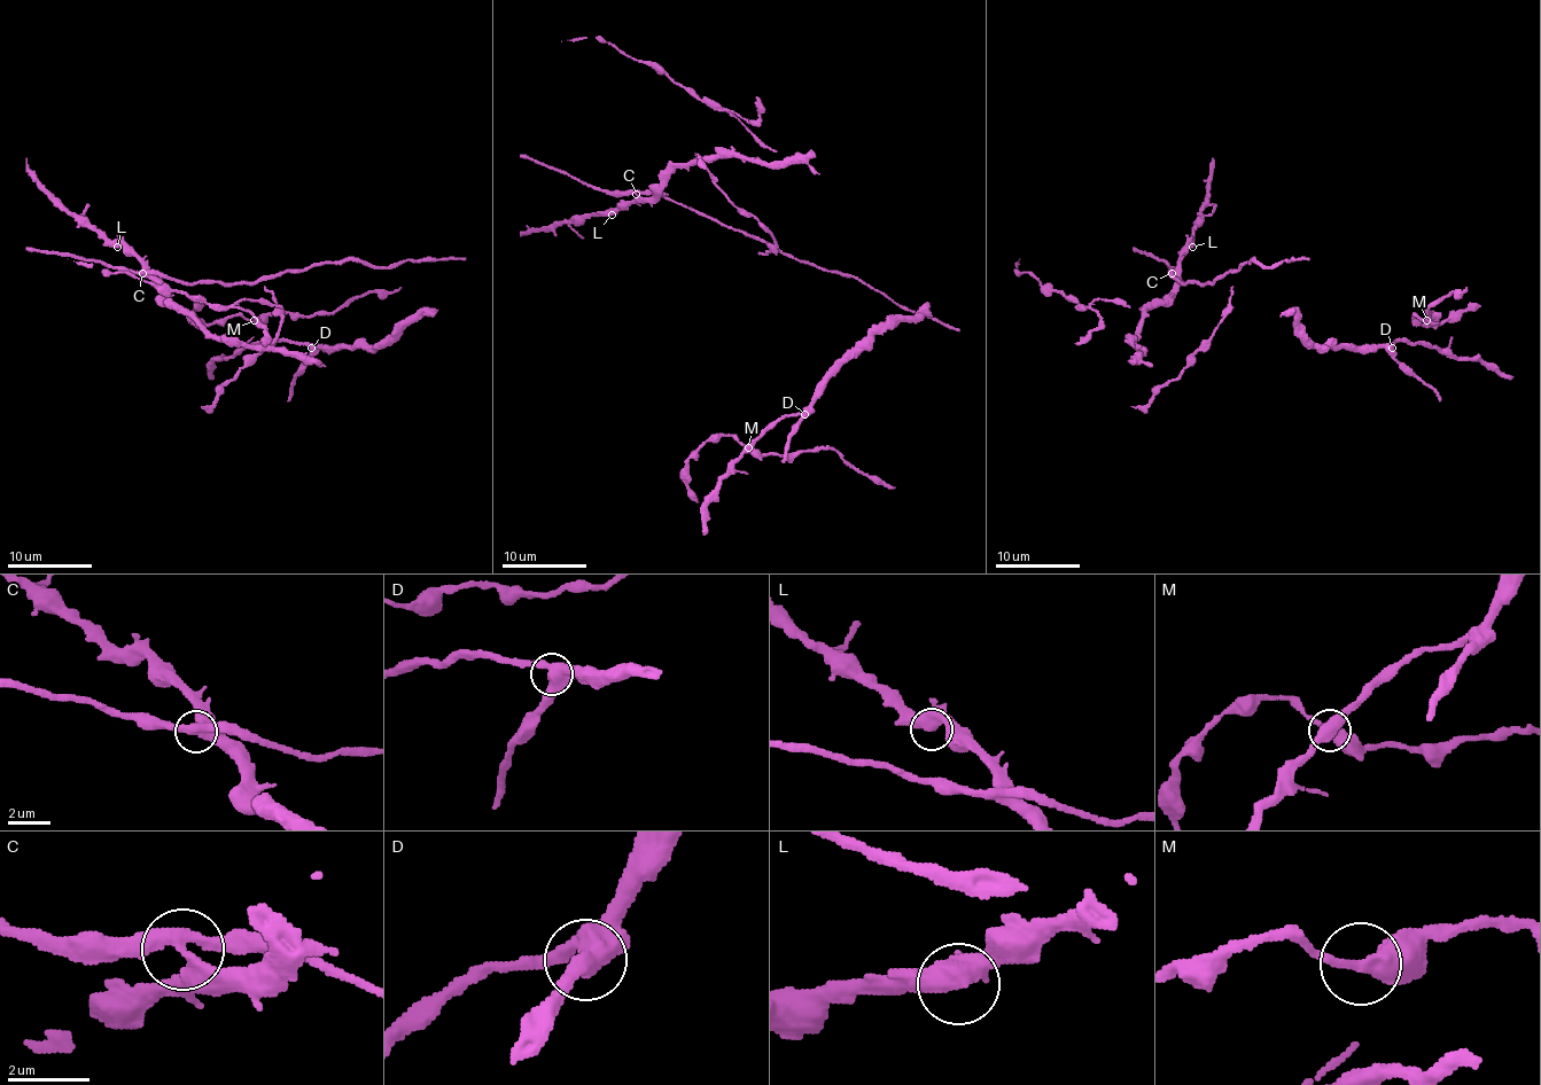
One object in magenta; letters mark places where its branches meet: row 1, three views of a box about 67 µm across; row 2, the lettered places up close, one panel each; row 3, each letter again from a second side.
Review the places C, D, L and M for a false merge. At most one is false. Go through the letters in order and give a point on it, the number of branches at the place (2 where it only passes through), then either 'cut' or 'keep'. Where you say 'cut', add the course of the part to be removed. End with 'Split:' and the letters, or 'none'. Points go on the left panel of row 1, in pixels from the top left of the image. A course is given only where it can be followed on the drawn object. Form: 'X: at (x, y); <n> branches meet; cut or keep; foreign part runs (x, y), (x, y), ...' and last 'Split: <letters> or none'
C: at (142, 273); 3 branches meet; cut; foreign part runs (142, 274), (162, 272), (188, 282), (253, 282), (353, 259), (395, 267), (405, 259), (465, 257)
D: at (311, 348); 3 branches meet; keep
L: at (117, 247); 3 branches meet; keep
M: at (254, 320); 2 branches meet; keep
Split: C

